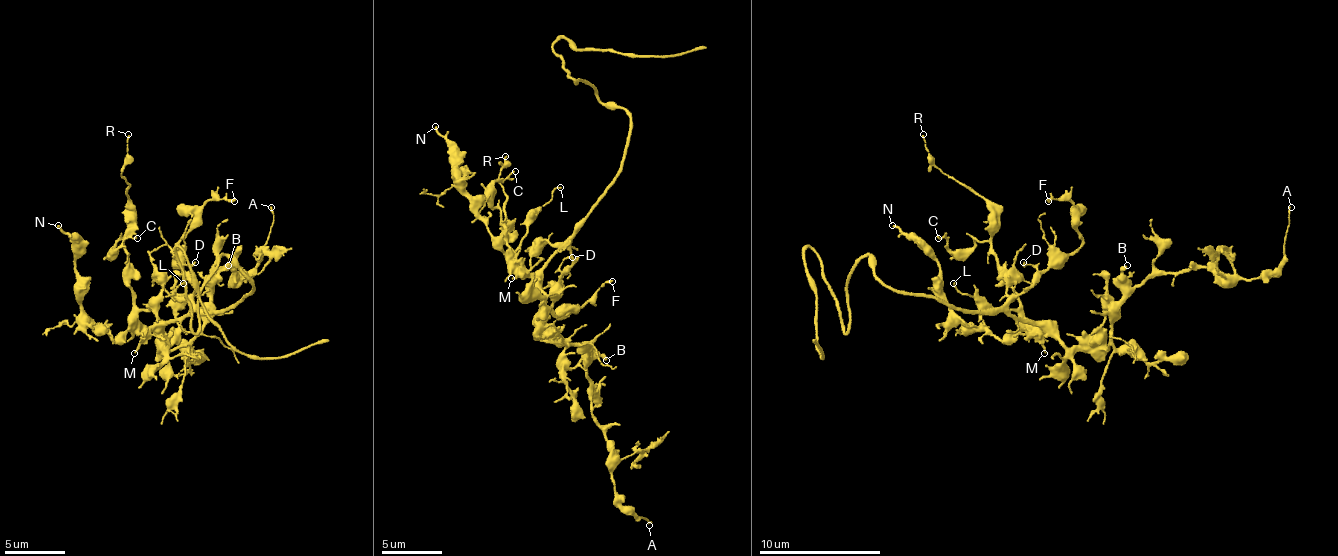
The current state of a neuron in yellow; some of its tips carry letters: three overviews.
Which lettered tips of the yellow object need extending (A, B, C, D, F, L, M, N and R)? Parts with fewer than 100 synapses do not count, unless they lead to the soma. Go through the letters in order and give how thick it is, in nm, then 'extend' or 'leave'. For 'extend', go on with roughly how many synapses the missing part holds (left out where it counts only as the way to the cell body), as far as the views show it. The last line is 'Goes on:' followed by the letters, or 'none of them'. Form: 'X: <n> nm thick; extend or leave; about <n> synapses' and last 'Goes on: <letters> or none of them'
A: 120 nm thick; leave
B: 280 nm thick; leave
C: 140 nm thick; leave
D: 160 nm thick; leave
F: 160 nm thick; leave
L: 140 nm thick; leave
M: 160 nm thick; leave
N: 190 nm thick; leave
R: 90 nm thick; leave
Goes on: none of them

